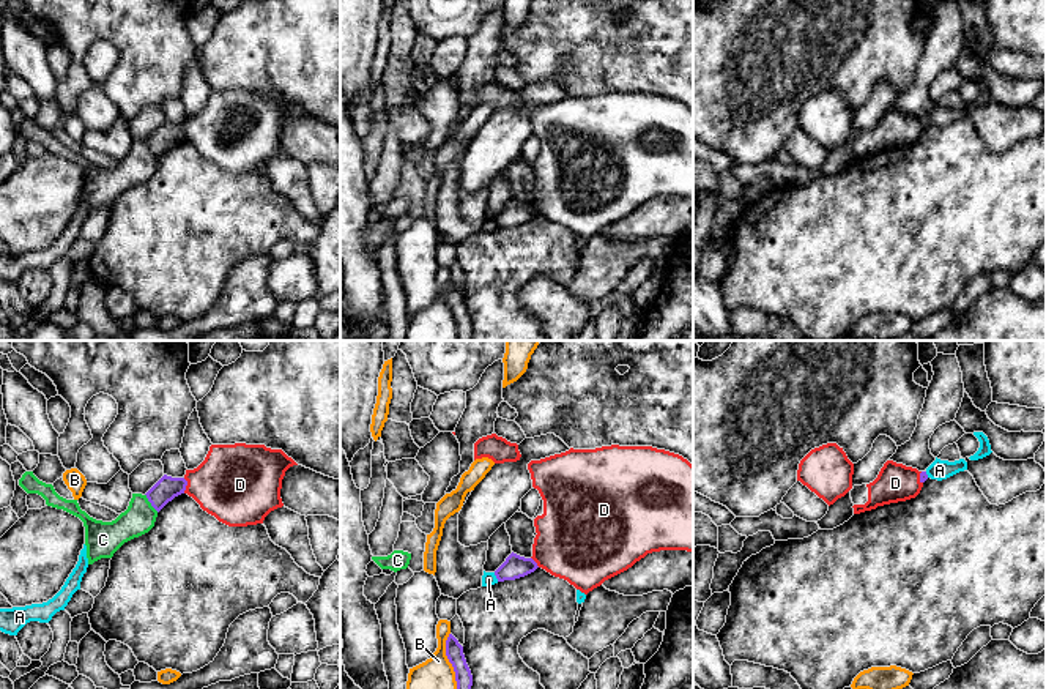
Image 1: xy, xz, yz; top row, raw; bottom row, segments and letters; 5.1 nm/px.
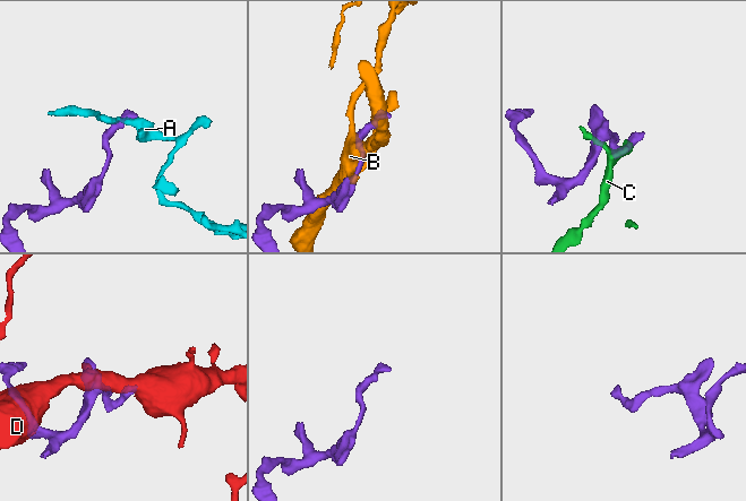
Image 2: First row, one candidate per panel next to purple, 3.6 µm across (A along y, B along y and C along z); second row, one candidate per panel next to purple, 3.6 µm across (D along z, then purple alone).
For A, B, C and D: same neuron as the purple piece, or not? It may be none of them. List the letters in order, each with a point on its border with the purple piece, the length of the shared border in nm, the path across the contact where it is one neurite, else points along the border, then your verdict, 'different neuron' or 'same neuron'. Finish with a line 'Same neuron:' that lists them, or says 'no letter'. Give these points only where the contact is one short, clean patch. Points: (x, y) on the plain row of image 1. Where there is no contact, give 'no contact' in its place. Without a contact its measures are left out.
A: meets purple in xz at (497, 224); contact 50 nm long; border along xz (493, 219), (498, 227); different neuron
B: meets purple in xz at (449, 308); contact 320 nm long; different neuron
C: meets purple in xy at (150, 148); contact 120 nm long; border along xy (145, 141), (147, 147), (158, 158); different neuron
D: meets purple in xy at (186, 131); contact 80 nm long; border along xy (183, 125), (186, 128), (185, 139); different neuron
Same neuron: no letter

